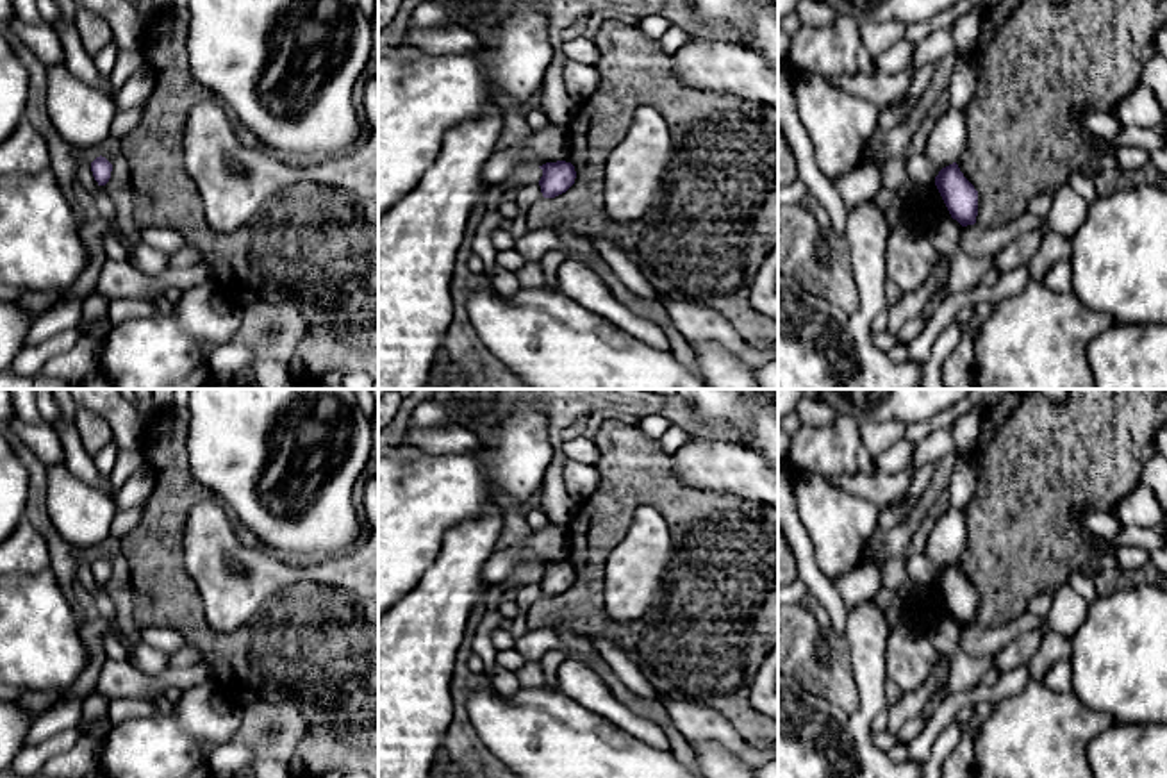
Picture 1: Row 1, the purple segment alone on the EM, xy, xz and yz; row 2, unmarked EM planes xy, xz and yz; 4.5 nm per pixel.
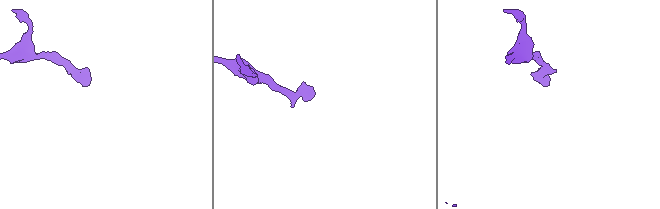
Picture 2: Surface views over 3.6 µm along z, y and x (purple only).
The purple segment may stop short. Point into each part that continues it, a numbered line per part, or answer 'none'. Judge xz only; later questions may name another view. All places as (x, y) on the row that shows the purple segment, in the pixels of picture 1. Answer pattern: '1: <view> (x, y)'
none

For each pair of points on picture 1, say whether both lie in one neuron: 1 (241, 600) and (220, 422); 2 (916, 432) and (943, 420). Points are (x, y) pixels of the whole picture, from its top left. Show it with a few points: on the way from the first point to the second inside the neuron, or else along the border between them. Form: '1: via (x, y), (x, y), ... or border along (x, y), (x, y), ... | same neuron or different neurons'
1: border along (213, 496), (261, 543) | different neurons
2: via (923, 429), (935, 423) | same neuron

